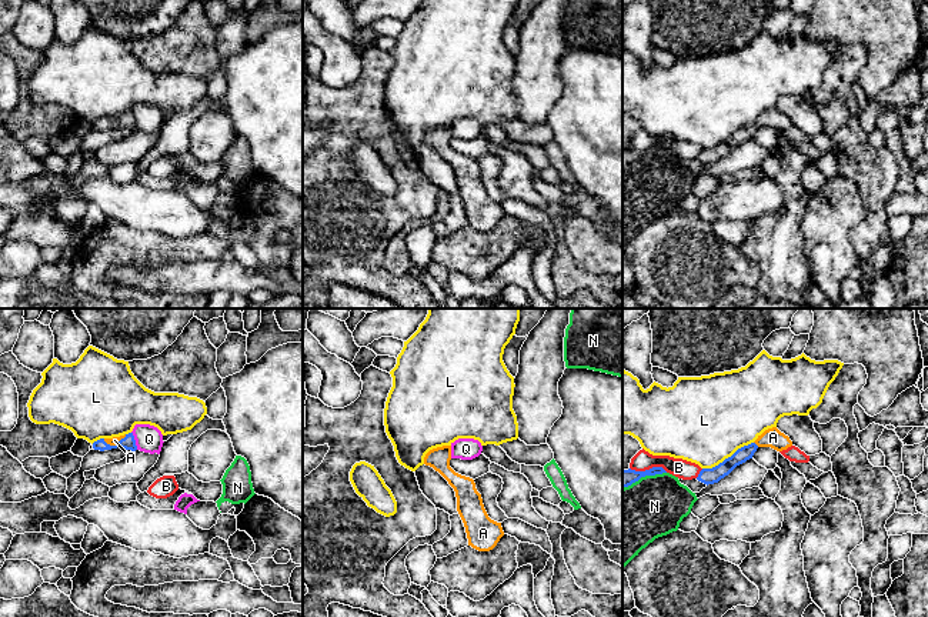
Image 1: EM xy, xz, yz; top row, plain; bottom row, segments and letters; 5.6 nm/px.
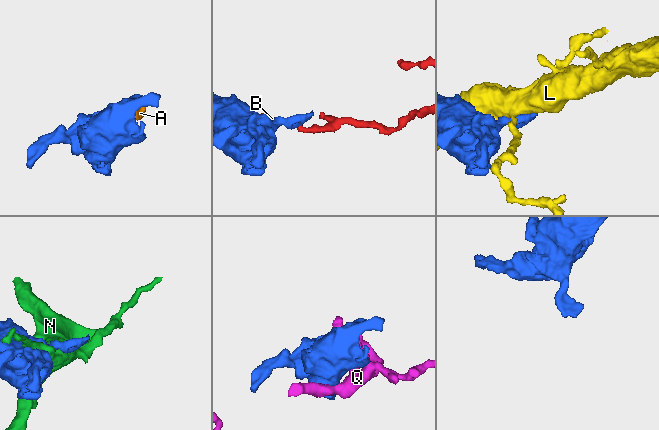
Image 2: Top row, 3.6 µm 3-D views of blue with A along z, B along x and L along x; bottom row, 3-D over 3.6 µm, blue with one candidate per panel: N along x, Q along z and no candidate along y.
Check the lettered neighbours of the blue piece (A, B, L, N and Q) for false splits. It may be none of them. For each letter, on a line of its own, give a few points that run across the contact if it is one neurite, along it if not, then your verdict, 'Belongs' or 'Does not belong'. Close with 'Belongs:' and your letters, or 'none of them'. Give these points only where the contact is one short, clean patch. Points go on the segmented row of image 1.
A: Line: xy (129, 443), (116, 444), (114, 440). Belongs
B: Does not belong
L: Does not belong
N: Does not belong
Q: Does not belong
Belongs: A

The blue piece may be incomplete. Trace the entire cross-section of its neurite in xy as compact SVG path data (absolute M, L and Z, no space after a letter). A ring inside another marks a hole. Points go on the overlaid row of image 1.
M133 433L120 437L113 437L113 438L100 438L93 443L93 448L100 451L111 450L117 447L136 451L137 446Z

